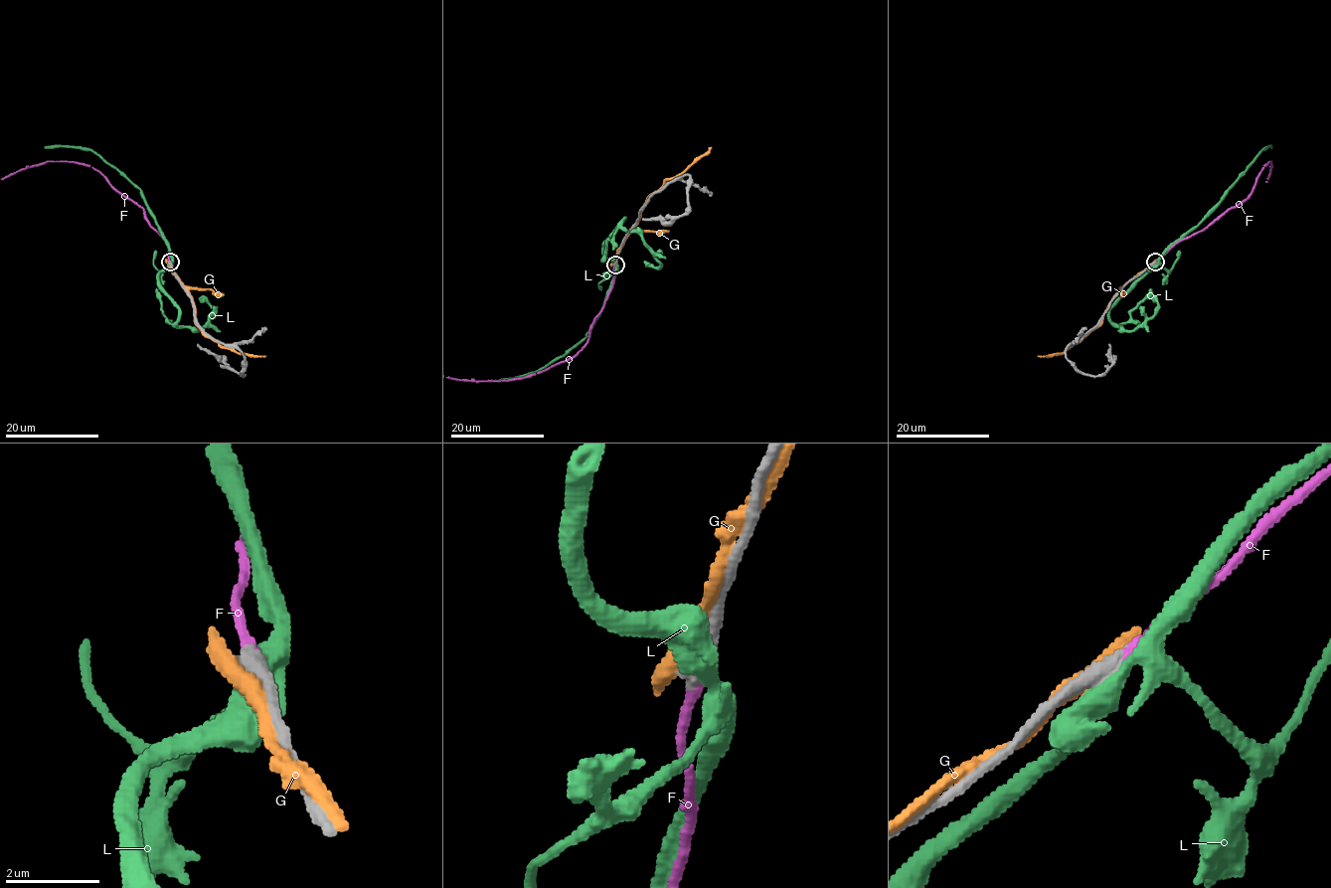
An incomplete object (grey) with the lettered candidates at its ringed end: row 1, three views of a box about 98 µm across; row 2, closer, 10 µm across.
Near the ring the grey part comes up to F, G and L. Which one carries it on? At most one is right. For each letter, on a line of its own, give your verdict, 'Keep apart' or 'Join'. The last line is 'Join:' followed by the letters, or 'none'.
F: Join
G: Keep apart
L: Keep apart
Join: F

